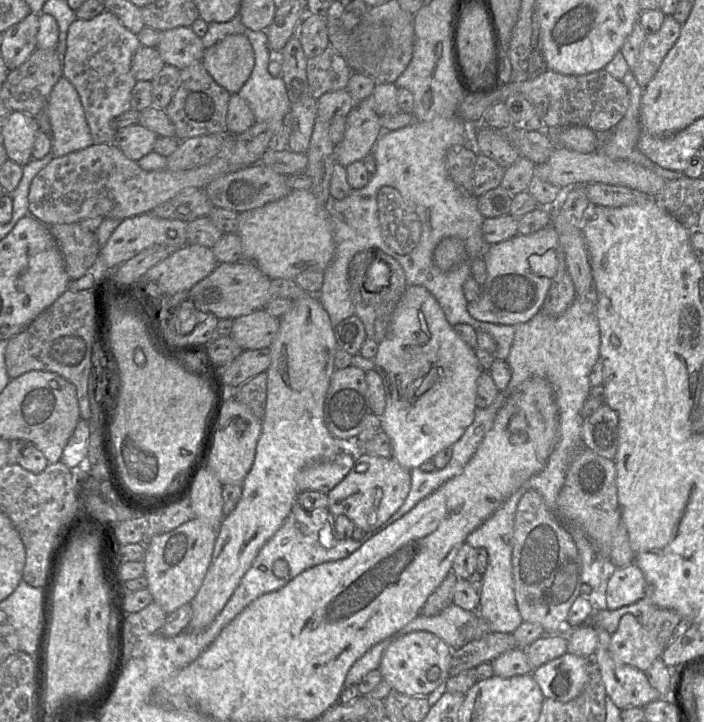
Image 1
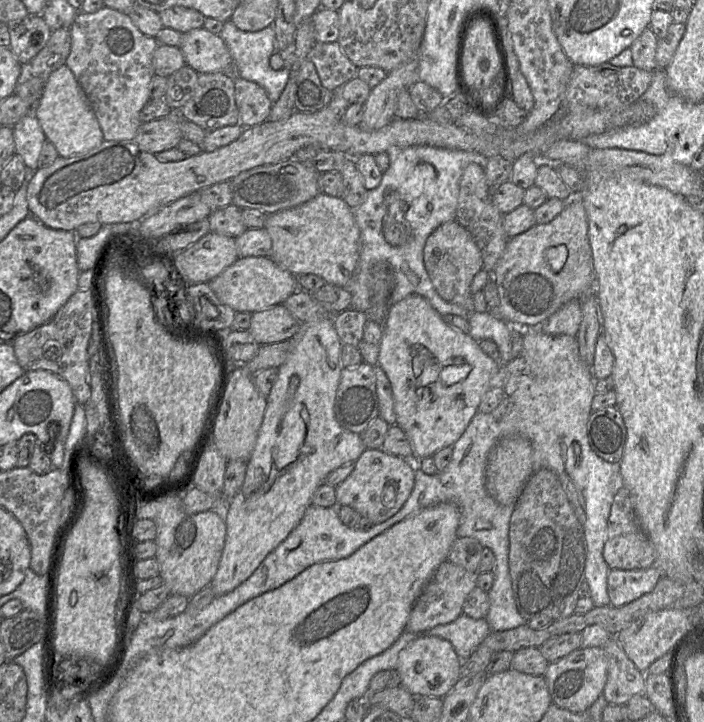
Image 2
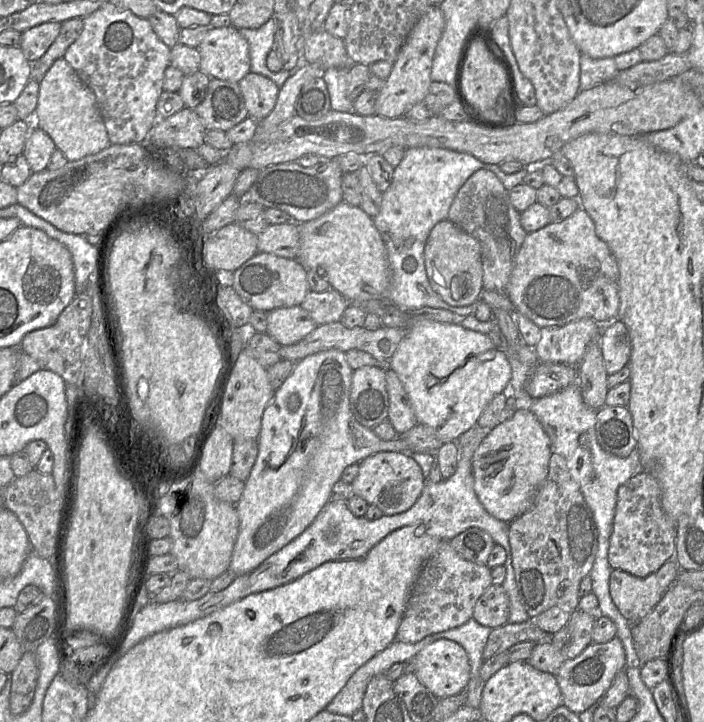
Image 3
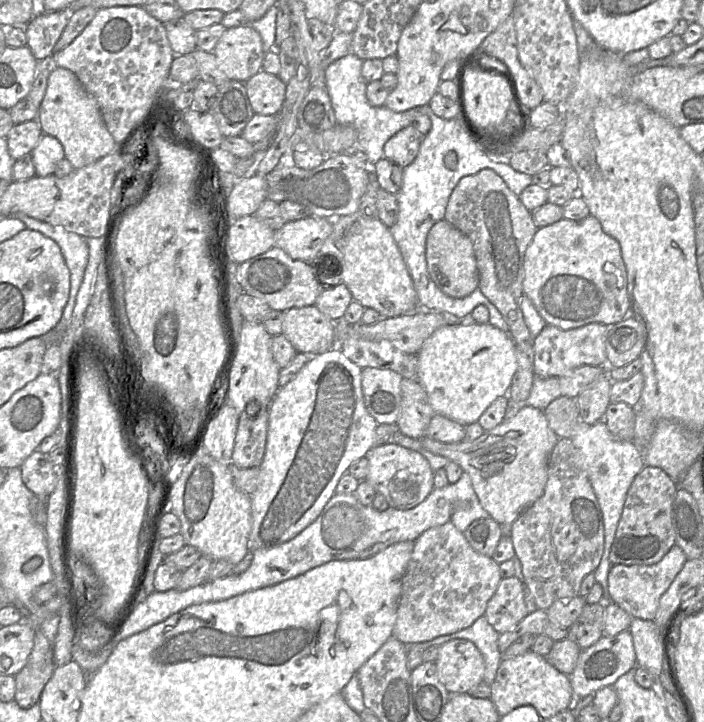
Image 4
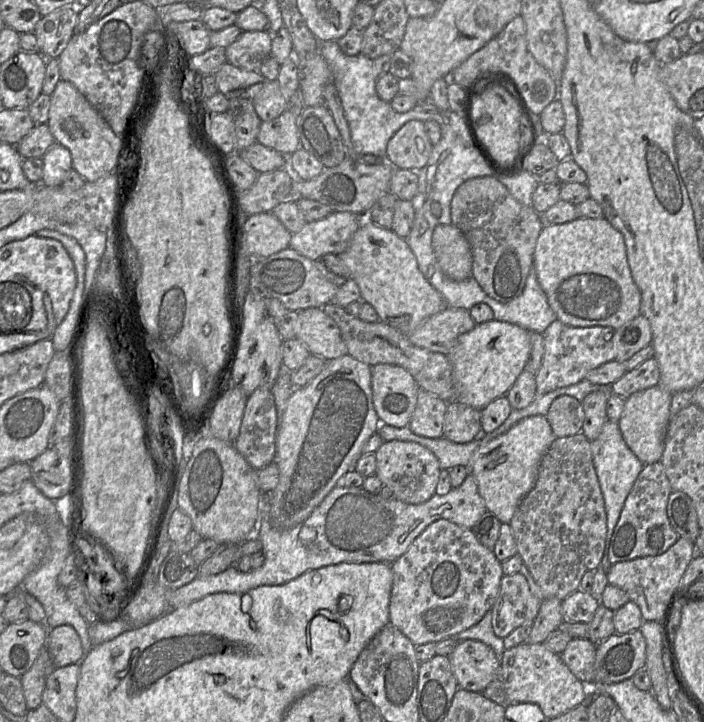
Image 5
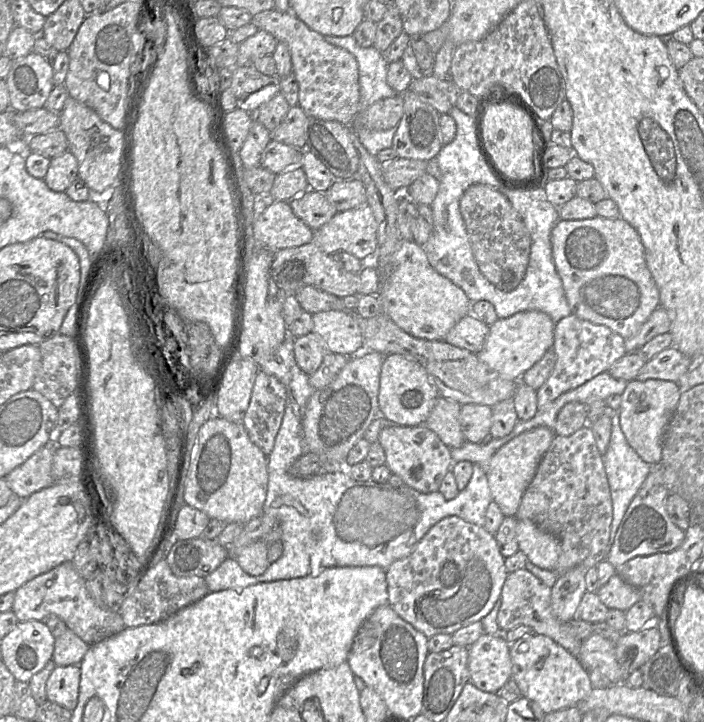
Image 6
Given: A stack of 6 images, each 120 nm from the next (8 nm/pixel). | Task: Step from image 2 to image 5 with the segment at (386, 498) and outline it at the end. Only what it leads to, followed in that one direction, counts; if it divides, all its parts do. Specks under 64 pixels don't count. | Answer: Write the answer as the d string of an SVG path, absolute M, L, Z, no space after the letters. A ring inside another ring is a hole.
M385 441L375 452L375 475L383 486L393 491L395 499L409 504L419 504L427 501L436 492L436 485L441 471L437 457L427 448L413 441Z

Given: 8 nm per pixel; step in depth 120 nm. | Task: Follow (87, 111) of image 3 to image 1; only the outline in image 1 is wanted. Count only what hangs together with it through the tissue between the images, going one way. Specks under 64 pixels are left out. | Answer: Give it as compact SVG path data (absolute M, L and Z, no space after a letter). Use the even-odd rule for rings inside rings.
M62 76L53 87L46 114L52 129L52 152L62 157L93 145L85 112L75 87Z

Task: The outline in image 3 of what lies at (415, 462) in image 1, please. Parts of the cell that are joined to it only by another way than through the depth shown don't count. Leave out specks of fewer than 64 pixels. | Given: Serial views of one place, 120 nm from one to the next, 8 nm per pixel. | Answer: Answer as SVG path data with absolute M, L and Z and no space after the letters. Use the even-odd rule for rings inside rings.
M413 318L406 327L396 351L388 360L388 367L401 380L417 424L431 427L445 442L456 441L463 433L477 425L489 402L497 394L509 391L512 373L506 352L497 349L487 334L467 329L461 324L437 322L427 318Z

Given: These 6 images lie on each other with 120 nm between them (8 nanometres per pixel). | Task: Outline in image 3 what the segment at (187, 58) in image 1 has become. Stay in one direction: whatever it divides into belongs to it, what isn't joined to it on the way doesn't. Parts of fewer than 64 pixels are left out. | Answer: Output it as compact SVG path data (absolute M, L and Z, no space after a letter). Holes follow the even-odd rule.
M234 26L210 27L200 45L200 72L238 83L250 72L249 44Z

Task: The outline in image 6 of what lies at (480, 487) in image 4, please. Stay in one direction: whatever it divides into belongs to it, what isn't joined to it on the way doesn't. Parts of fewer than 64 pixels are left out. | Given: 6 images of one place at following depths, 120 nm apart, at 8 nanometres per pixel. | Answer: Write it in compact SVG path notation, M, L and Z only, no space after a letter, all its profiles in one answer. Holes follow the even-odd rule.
M539 426L525 431L500 447L492 456L486 477L492 500L497 503L504 516L515 516L520 500L532 481L537 466L547 451L555 433Z

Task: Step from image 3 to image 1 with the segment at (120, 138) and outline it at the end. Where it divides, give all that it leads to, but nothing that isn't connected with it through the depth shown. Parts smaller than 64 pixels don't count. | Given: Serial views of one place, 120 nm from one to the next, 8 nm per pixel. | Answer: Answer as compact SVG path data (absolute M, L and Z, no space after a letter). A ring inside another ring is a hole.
M107 10L91 20L76 19L68 29L63 76L79 94L94 144L113 144L117 131L112 127L112 121L131 109L131 93L137 83L131 73L131 63L140 46L137 35Z

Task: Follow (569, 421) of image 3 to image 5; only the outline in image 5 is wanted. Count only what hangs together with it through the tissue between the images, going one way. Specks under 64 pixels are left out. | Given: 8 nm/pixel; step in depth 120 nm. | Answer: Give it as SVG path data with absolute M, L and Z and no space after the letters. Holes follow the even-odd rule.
M608 420L604 424L599 437L591 442L591 452L594 468L604 499L607 517L607 533L600 568L608 574L608 571L612 566L608 560L608 552L613 532L620 518L625 501L631 492L638 475L643 470L644 465L625 443L618 422Z

